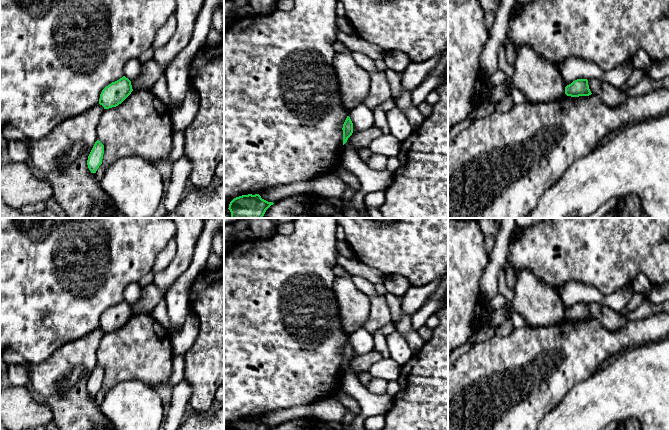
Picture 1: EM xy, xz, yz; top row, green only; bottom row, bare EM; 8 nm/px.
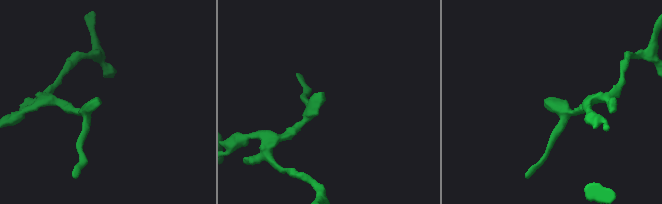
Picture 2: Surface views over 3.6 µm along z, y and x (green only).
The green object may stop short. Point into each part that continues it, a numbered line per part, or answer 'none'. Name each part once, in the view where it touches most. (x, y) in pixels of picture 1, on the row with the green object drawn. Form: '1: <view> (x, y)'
none

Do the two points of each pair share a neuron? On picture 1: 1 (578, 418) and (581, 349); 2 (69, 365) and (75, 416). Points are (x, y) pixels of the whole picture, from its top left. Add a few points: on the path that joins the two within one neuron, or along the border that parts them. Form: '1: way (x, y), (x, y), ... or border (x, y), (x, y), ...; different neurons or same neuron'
1: border (598, 369), (587, 379), (578, 382), (563, 397); different neurons
2: way (69, 378), (70, 403); same neuron

